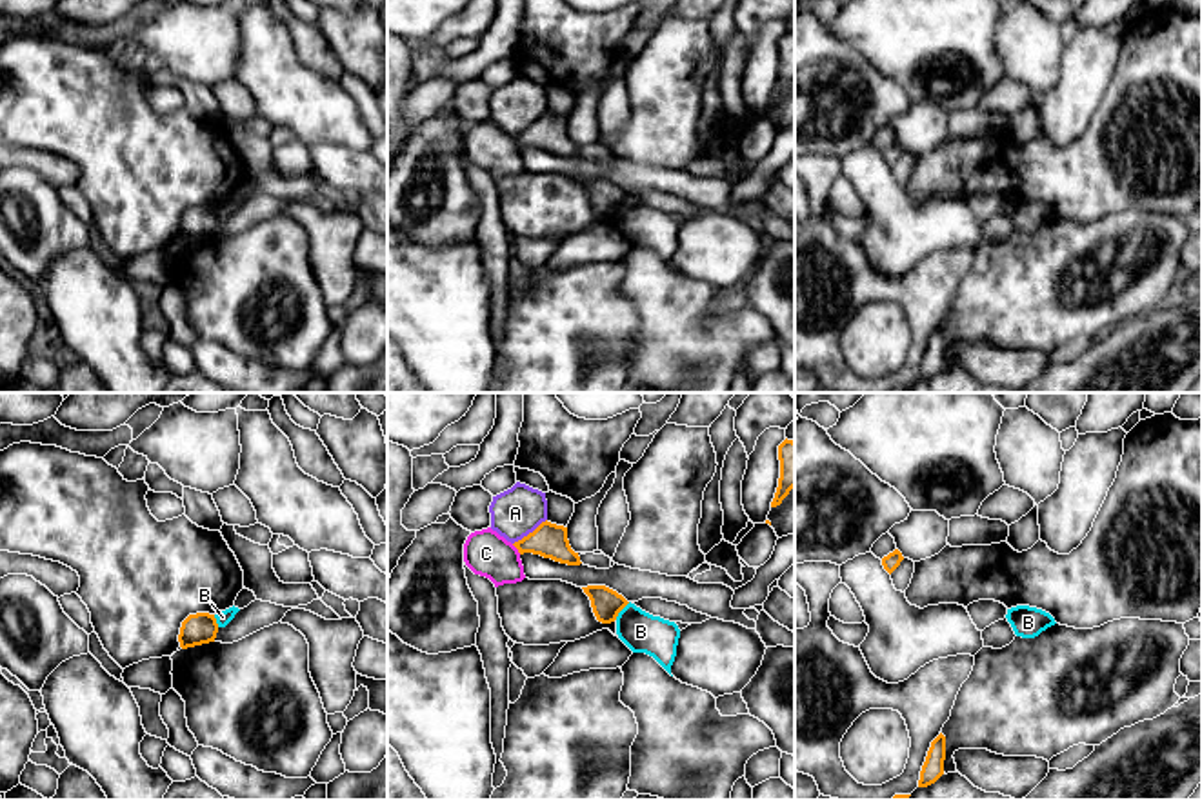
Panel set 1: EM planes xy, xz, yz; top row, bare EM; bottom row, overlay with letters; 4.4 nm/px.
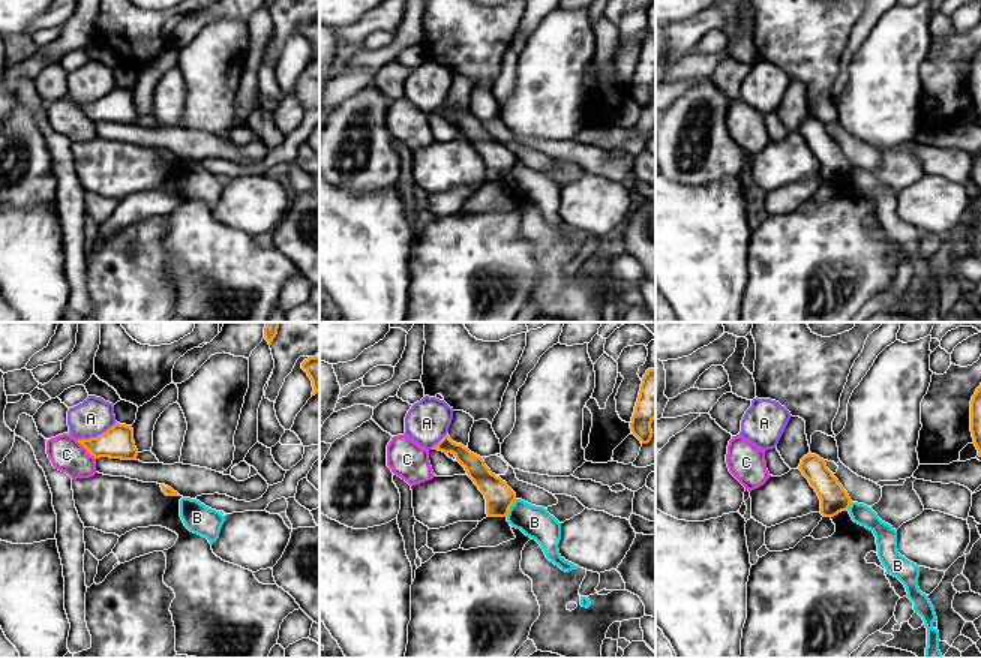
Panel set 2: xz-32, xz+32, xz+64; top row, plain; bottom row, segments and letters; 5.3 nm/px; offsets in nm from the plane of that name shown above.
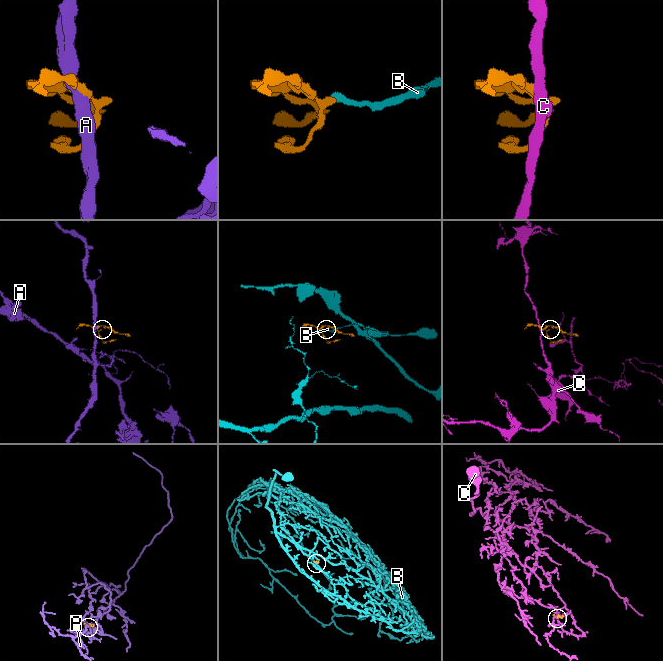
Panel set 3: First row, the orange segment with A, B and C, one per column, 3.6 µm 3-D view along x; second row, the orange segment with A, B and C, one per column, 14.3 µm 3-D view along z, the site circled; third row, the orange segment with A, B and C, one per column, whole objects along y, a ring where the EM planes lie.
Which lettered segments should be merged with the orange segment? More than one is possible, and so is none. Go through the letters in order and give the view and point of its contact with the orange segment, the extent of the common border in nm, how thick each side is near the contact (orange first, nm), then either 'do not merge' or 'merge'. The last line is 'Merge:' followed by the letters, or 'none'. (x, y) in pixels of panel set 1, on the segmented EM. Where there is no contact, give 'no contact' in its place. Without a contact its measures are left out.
A: meets orange in xz at (530, 533); contact 190 nm long; 160 nm thick on the orange side, 220 nm on the other; do not merge
B: meets orange in xz at (621, 610); contact 100 nm long; 130 nm thick on the orange side, 180 nm on the other; do not merge
C: meets orange in xz at (517, 548); contact 60 nm long; 160 nm thick on the orange side, 200 nm on the other; do not merge
Merge: none

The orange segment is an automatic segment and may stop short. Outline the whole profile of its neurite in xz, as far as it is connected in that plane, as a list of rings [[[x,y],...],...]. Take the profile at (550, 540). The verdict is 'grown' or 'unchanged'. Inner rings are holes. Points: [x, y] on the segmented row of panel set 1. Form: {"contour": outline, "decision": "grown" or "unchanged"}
{"contour": [[[542,522],[533,533],[513,544],[520,555],[533,553],[567,565],[580,565],[580,556],[567,540],[567,527]]], "decision": "unchanged"}

